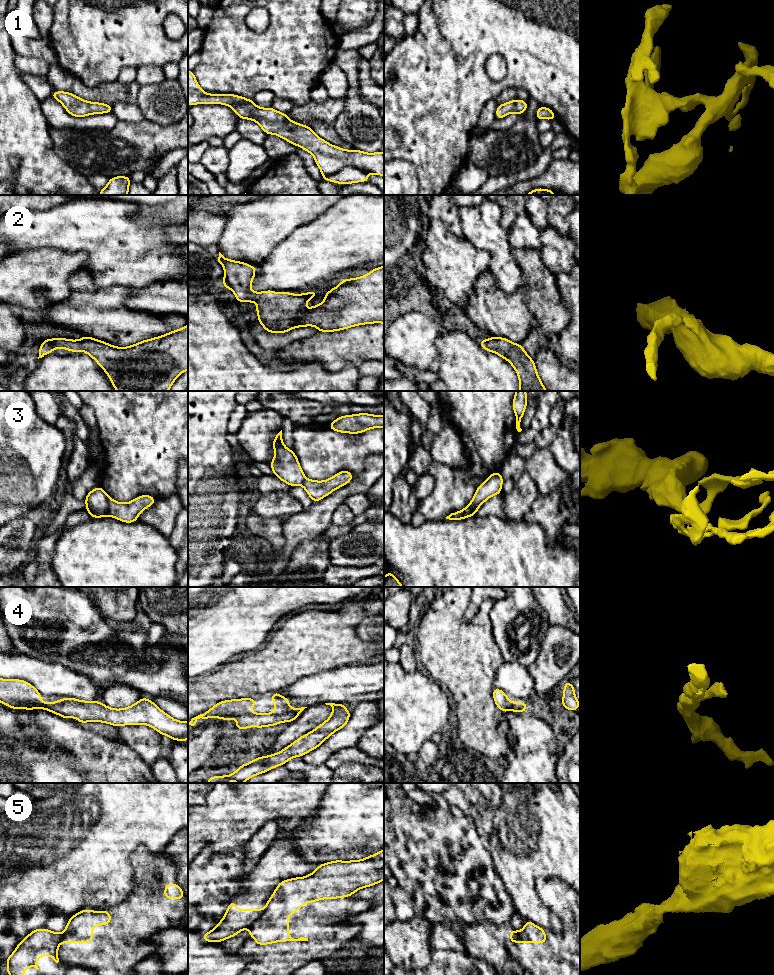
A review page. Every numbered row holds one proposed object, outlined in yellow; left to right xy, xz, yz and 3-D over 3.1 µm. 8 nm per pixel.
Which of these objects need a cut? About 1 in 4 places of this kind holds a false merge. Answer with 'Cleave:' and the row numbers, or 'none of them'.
Cleave: 3, 5

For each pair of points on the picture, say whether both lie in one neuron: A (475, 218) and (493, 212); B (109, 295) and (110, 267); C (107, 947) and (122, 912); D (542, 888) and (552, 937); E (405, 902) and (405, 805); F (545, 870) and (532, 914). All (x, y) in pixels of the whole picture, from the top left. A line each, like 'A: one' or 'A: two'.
A: one
B: two
C: one
D: one
E: two
F: one

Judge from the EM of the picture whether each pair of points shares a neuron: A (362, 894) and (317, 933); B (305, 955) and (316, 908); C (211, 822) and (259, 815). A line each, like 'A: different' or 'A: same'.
A: different
B: same
C: same

